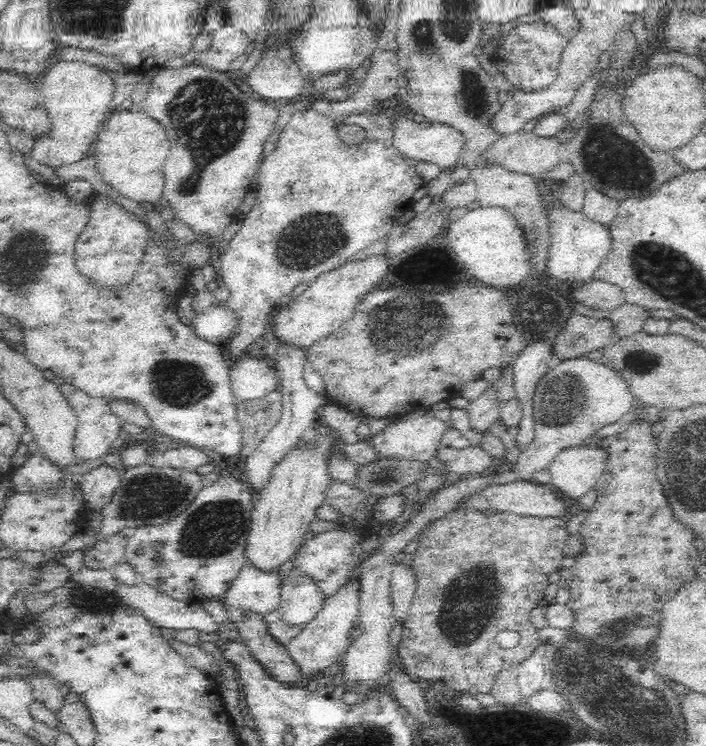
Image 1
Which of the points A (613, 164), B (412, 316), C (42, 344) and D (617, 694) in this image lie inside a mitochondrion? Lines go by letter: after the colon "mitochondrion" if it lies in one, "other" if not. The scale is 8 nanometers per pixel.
A: mitochondrion
B: mitochondrion
C: other
D: mitochondrion

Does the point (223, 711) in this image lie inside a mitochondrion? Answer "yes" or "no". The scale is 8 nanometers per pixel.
no

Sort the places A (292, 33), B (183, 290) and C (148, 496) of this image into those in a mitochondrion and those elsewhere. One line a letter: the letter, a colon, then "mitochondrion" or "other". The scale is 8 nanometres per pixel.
A: other
B: other
C: mitochondrion

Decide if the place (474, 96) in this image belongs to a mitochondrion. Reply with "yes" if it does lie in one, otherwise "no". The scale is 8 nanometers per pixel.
yes

